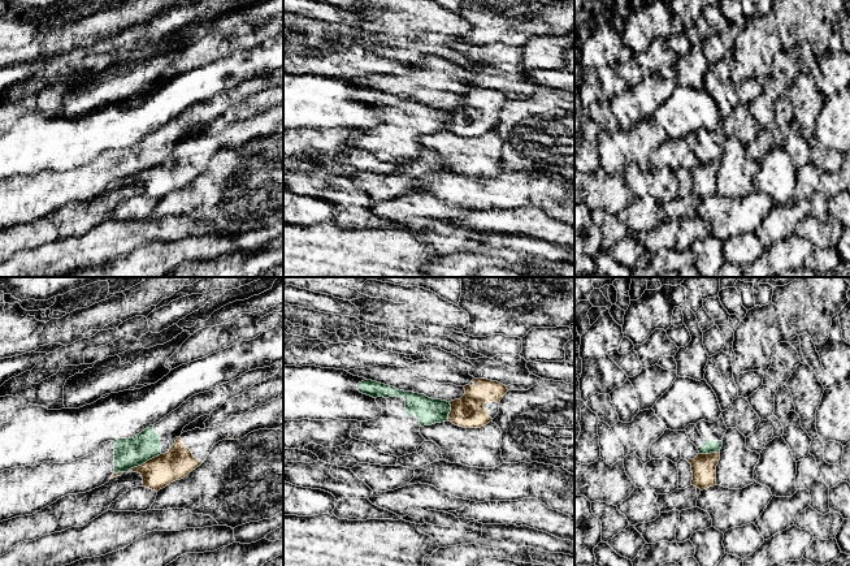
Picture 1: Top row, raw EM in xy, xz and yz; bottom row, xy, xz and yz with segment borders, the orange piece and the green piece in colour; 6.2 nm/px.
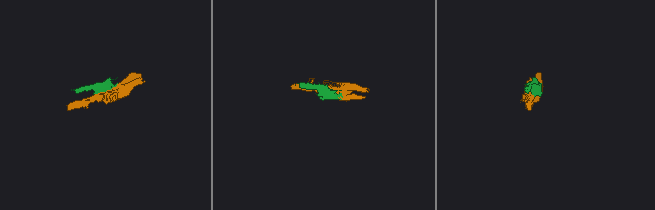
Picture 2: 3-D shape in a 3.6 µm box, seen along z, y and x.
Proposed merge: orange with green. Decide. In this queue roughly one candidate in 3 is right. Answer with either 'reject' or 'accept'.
reject

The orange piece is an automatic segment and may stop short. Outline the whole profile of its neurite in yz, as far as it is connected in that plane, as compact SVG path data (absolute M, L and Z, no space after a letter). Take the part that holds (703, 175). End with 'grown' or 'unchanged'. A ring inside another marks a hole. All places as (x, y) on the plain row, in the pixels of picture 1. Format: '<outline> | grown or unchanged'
M720 161L698 163L694 168L680 168L678 178L678 198L685 198L690 194L701 199L716 194L716 174L720 168Z | grown

